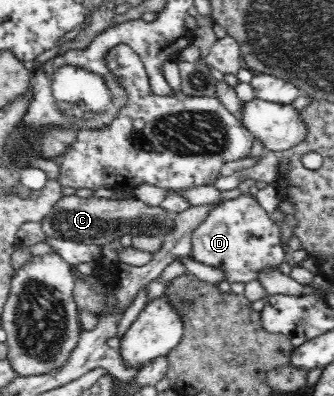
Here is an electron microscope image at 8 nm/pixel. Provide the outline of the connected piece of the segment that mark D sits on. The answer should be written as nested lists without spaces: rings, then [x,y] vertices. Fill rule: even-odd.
[[[239,195],[219,202],[192,232],[192,250],[188,255],[191,268],[194,264],[211,266],[222,272],[223,281],[230,285],[257,281],[261,274],[279,268],[284,262],[286,252],[282,248],[280,234],[279,226],[269,219],[255,197]]]

